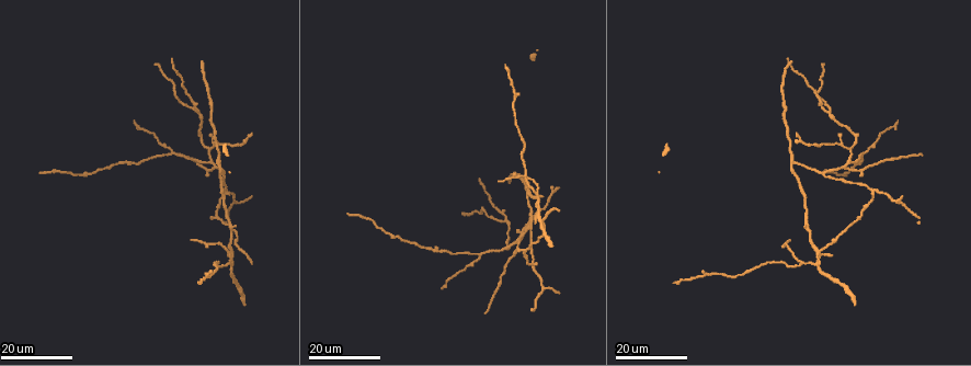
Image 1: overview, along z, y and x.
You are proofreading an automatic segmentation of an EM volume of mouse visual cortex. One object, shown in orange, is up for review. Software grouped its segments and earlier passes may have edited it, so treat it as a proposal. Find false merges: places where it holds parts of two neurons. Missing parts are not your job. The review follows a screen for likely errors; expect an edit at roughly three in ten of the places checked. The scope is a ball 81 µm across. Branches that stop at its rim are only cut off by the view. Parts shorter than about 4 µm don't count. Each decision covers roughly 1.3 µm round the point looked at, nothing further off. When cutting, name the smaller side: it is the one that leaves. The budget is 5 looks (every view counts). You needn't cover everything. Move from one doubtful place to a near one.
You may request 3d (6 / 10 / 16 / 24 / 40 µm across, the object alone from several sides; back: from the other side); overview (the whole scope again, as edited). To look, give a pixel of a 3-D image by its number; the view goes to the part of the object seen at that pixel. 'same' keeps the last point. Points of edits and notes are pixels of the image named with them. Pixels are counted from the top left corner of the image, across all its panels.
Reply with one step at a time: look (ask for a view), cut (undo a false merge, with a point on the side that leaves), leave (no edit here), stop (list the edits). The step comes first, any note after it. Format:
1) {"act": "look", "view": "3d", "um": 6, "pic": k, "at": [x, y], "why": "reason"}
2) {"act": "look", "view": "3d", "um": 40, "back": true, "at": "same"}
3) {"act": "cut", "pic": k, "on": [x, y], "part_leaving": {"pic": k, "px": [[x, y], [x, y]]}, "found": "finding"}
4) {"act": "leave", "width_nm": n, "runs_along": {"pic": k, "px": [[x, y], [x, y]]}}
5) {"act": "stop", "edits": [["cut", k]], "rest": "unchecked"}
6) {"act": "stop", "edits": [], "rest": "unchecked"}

{"act": "look", "view": "3d", "um": 24, "pic": 1, "at": [530, 213], "why": "arms part here"}

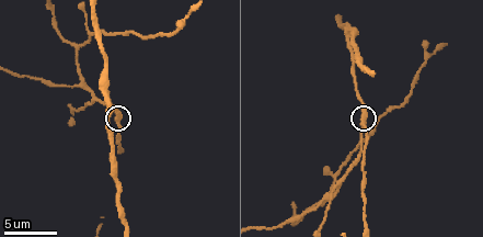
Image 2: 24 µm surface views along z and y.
{"act": "look", "view": "3d", "um": 10, "pic": 2, "at": [362, 123]}

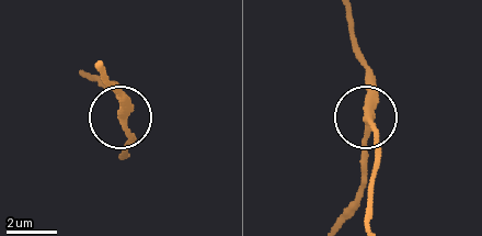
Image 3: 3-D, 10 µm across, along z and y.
{"act": "look", "view": "3d", "um": 10, "back": true, "pic": 3, "at": [367, 119]}

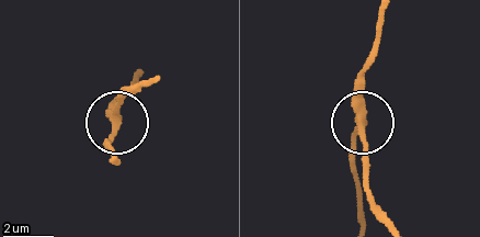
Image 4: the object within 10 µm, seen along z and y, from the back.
{"act": "leave", "arms": 3, "found": "continuous, no second neuron"}

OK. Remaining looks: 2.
{"act": "look", "view": "3d", "um": 24, "pic": 1, "at": [480, 253], "why": "branch point"}

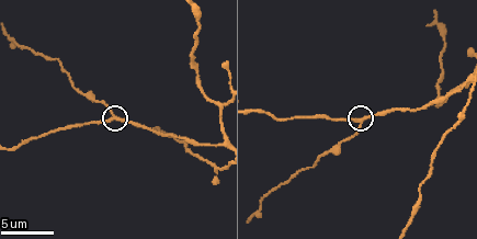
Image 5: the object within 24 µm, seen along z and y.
{"act": "look", "view": "3d", "um": 6, "pic": 5, "at": [362, 122]}

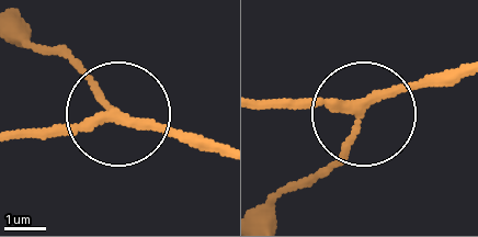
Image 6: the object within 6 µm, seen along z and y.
{"act": "leave", "arms": 3, "runs_along": {"pic": 6, "px": [[214, 153], [113, 111], [70, 52]]}, "found": "one neuron here"}

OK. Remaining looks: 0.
{"act": "stop", "edits": [], "rest": "unchecked"}

